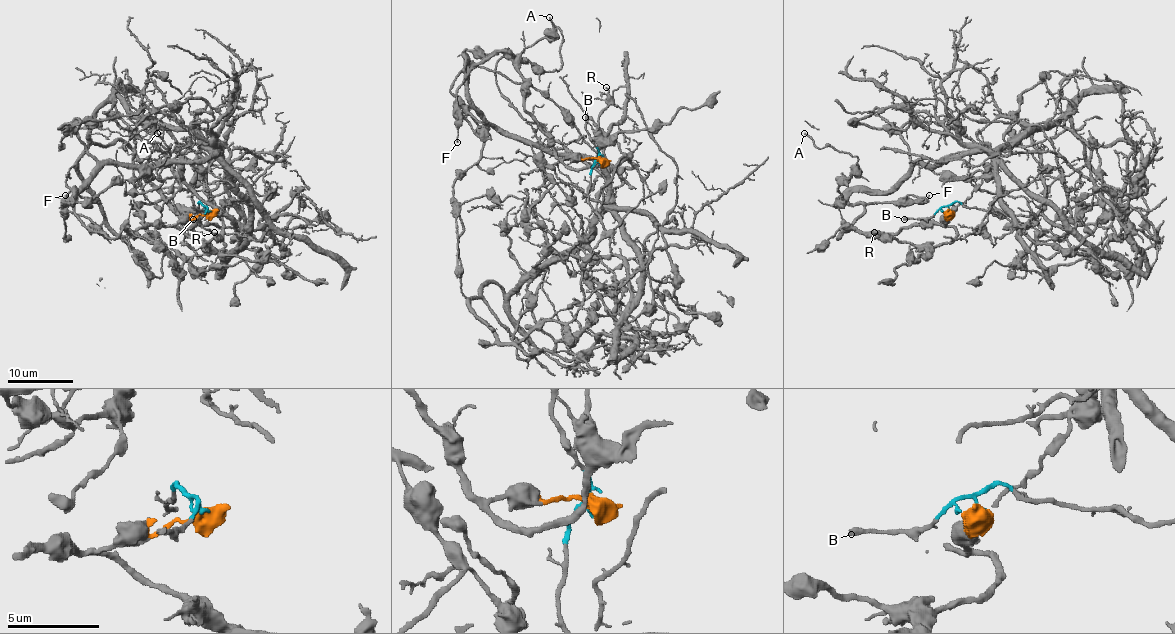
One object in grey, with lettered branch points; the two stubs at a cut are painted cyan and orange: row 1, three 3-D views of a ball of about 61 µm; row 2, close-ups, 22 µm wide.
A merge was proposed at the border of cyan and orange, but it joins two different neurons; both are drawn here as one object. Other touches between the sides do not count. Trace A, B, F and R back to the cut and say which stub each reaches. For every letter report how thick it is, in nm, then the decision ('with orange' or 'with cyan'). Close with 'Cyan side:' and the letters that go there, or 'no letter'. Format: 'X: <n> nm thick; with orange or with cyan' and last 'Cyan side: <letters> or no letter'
A: 180 nm thick; with orange
B: 320 nm thick; with cyan
F: 120 nm thick; with orange
R: 150 nm thick; with orange
Cyan side: B

